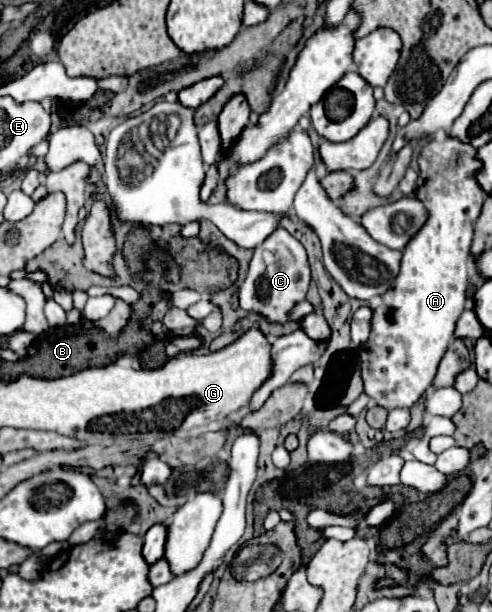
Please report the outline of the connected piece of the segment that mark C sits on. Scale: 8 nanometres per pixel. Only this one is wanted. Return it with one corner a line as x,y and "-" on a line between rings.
277,227
261,245
257,245
247,279
239,289
239,307
249,313
259,313
269,321
289,321
289,311
295,303
305,299
311,281
305,247
283,227

